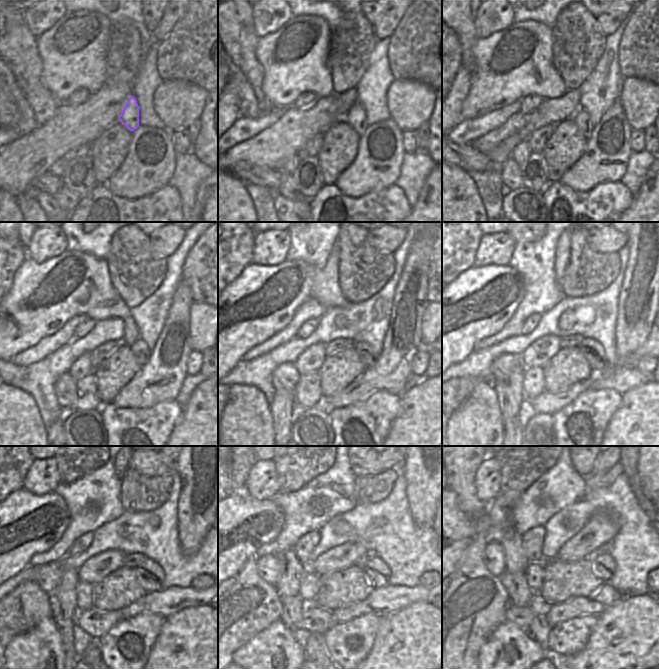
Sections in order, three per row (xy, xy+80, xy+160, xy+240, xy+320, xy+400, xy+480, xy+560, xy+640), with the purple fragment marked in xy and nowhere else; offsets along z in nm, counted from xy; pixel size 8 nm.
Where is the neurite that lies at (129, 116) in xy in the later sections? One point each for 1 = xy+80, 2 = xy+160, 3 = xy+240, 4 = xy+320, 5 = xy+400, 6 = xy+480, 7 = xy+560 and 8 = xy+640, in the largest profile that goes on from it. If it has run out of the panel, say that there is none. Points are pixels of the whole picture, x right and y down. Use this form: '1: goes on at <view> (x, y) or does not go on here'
1: goes on at xy+80 (356, 117)
2: goes on at xy+160 (581, 118)
3: goes on at xy+240 (140, 350)
4: goes on at xy+320 (364, 351)
5: goes on at xy+400 (593, 351)
6: goes on at xy+480 (149, 574)
7: goes on at xy+560 (377, 571)
8: goes on at xy+640 (603, 567)

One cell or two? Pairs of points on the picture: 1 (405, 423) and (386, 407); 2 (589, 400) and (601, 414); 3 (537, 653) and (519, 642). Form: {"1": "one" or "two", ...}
{"1": "two", "2": "one", "3": "one"}

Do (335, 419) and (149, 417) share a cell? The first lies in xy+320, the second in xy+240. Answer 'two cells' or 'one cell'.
one cell

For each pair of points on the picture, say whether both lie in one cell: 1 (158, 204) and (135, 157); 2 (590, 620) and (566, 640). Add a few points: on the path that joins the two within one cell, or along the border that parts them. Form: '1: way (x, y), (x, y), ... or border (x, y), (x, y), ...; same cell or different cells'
1: border (167, 183), (145, 196), (129, 198); different cells
2: way (584, 625), (572, 635); same cell

